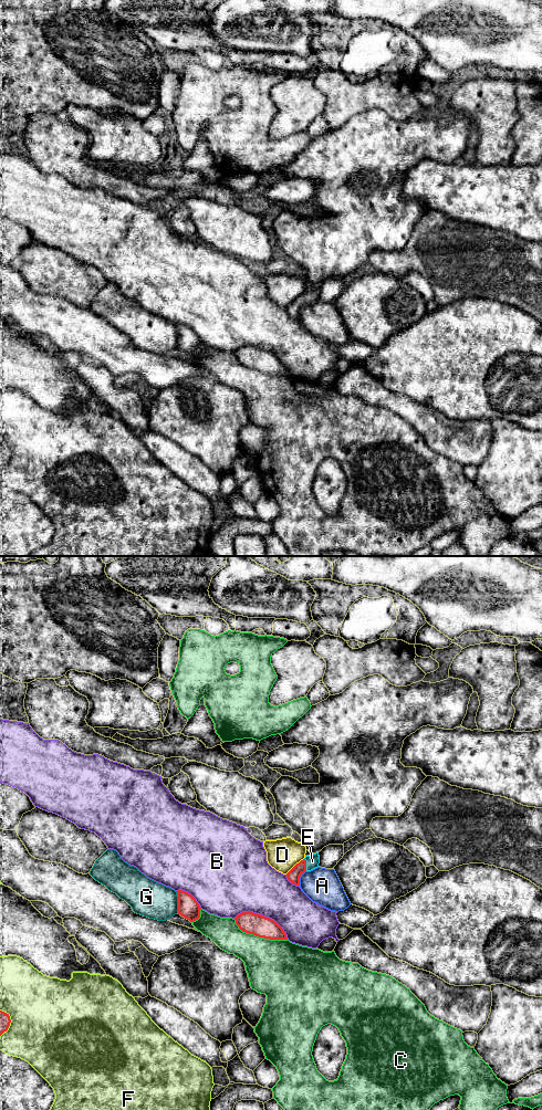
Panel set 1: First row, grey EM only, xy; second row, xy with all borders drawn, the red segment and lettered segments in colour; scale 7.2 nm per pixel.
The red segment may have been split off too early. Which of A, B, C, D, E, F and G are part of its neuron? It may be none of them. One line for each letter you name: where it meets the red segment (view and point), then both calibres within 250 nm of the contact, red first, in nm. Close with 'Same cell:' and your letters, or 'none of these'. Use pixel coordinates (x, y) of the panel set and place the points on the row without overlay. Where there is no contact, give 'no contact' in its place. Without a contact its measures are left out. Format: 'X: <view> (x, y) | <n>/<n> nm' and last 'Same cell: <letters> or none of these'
E: xy (305, 299) | 100/100 nm
Same cell: E

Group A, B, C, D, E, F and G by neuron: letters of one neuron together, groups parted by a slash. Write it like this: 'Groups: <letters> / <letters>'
Groups: A / B / C / D / E / F / G

